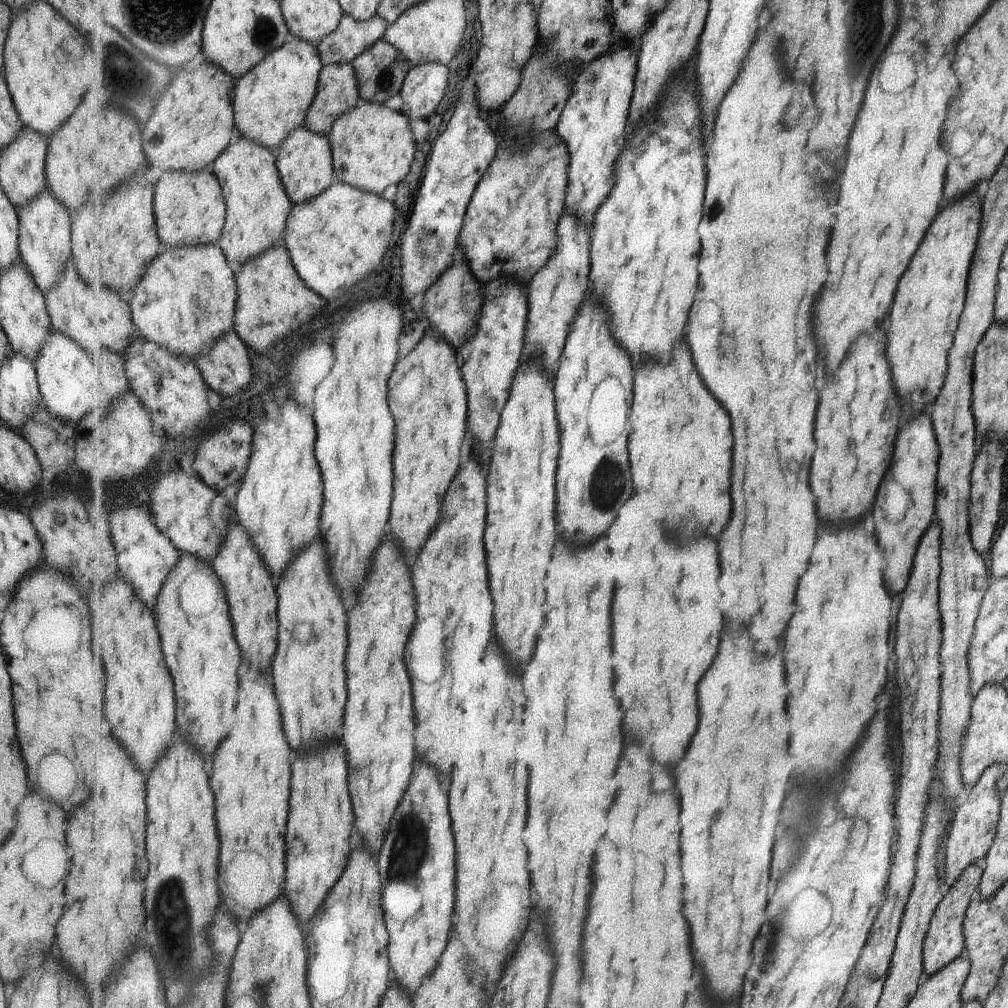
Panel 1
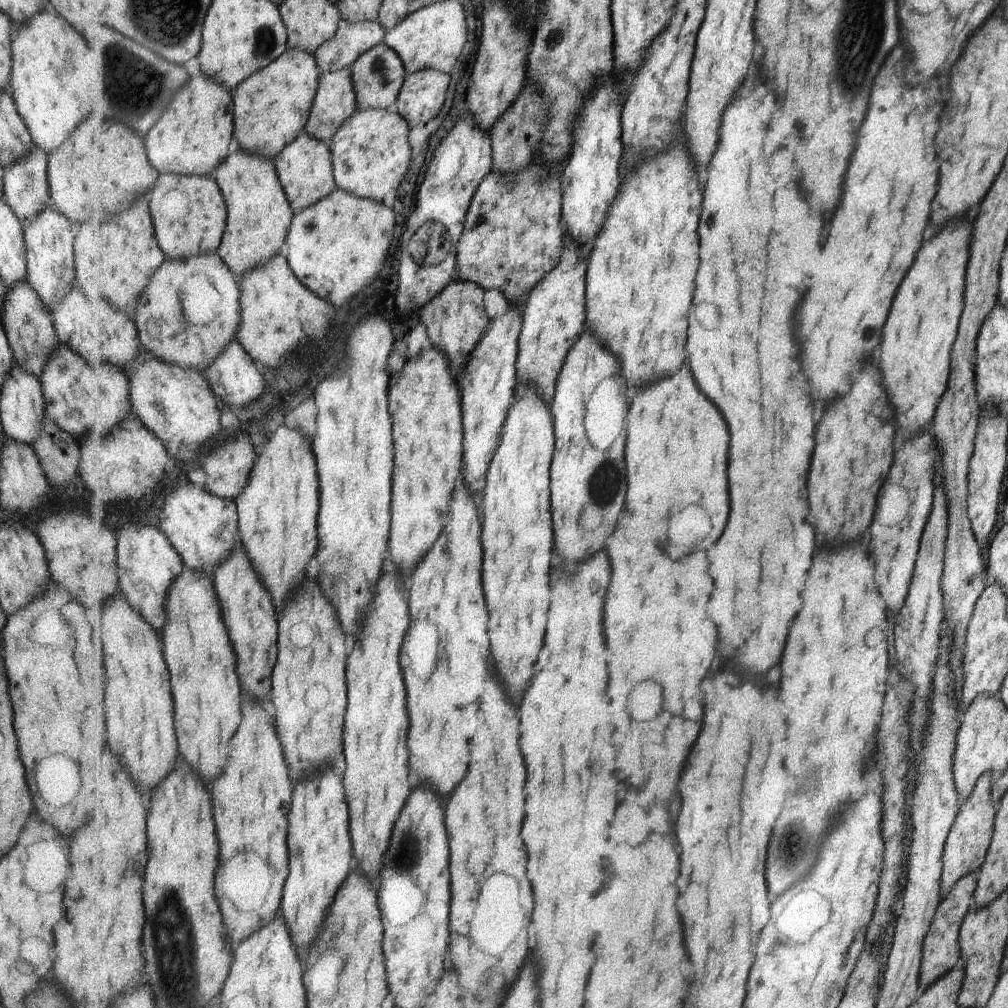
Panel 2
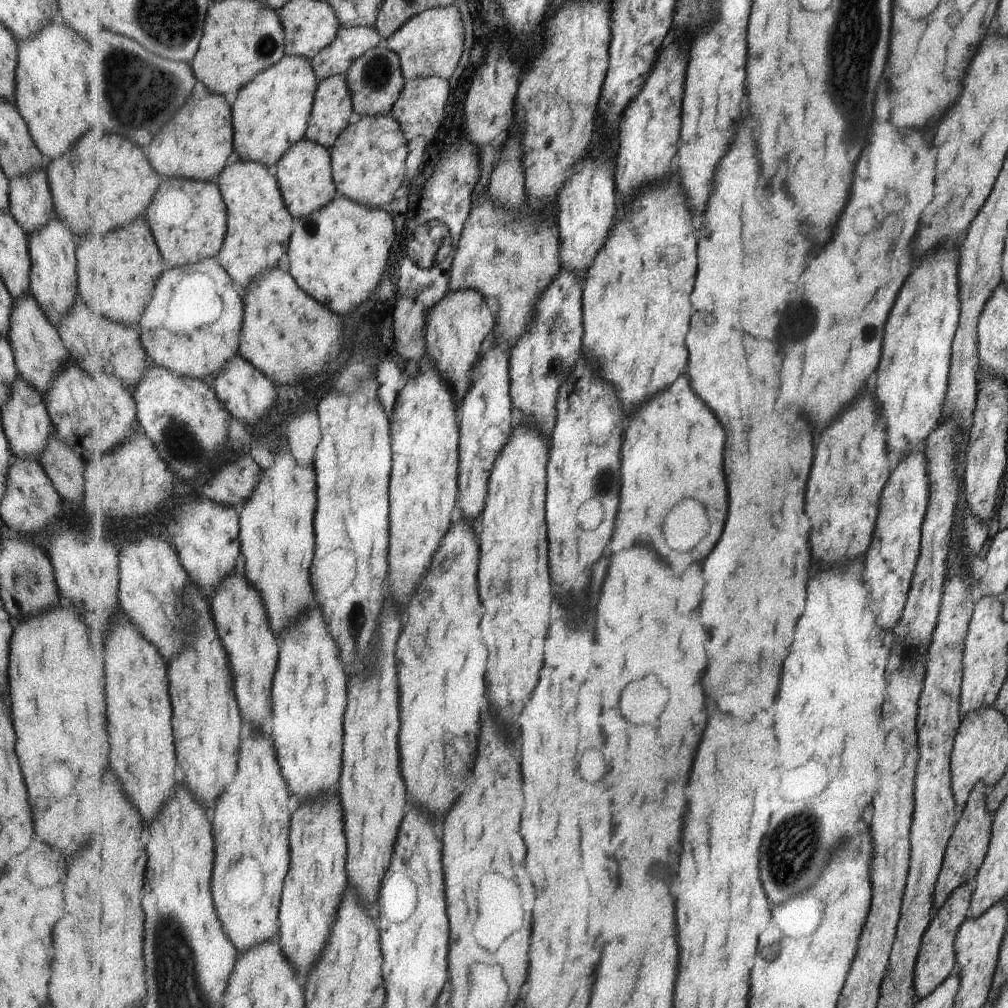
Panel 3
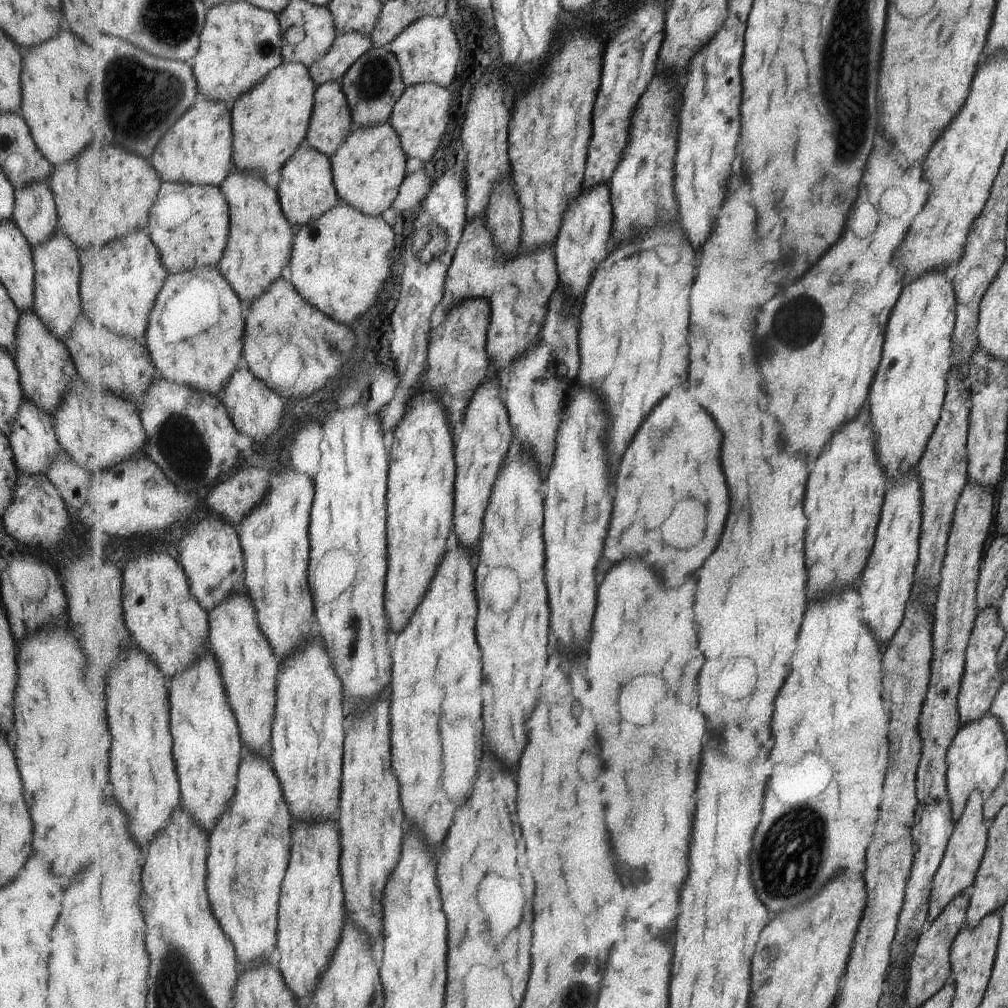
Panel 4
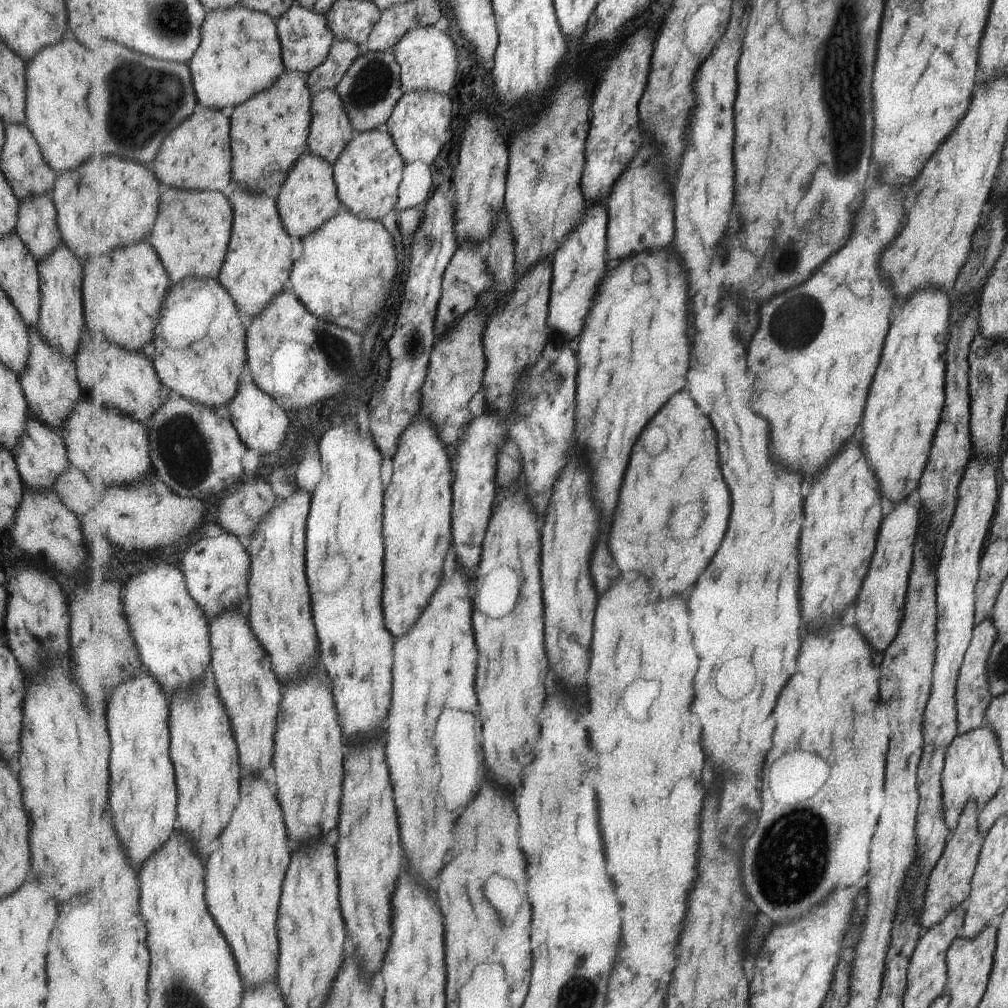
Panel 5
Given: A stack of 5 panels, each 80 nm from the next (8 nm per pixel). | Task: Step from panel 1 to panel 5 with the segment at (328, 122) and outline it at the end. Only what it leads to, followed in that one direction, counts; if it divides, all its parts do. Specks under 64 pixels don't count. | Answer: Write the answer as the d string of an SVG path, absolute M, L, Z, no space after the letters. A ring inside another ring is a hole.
M335 89L313 97L312 117L308 148L334 165L355 136L350 115Z

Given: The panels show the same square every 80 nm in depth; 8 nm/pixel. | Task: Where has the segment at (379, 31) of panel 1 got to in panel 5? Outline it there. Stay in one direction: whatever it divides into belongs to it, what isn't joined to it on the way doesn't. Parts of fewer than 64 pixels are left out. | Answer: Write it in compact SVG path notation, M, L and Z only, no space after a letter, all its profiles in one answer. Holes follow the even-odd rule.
M335 40L327 62L306 74L306 83L310 86L312 96L324 90L337 88L337 84L343 80L347 70L364 50L354 42Z

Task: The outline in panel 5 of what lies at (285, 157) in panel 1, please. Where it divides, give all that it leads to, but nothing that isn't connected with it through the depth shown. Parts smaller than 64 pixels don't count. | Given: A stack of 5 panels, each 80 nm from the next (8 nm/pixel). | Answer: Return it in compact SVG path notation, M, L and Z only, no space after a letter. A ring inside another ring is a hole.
M309 148L291 170L286 185L282 186L275 195L283 226L291 236L299 239L313 234L315 230L319 230L323 224L345 210L334 179L334 165L327 159L314 155Z

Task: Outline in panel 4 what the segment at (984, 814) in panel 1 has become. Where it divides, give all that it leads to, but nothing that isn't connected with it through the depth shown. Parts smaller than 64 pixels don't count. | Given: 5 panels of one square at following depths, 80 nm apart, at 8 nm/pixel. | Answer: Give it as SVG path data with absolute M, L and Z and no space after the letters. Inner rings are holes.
M970 792L963 807L962 816L953 825L953 830L946 844L945 856L942 857L942 862L934 874L930 889L927 921L931 923L946 908L947 903L955 895L968 893L970 886L973 884L974 874L979 866L987 842L986 830L988 822L982 817L982 802L983 796L981 796L980 792Z

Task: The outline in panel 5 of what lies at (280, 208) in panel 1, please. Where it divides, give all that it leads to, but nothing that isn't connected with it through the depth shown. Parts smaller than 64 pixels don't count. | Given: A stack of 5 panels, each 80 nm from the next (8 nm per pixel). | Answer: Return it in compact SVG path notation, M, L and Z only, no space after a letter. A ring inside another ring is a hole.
M235 184L230 201L234 206L234 230L218 281L231 293L240 316L249 321L291 286L290 276L295 264L291 254L293 240L279 216L275 193L251 194Z

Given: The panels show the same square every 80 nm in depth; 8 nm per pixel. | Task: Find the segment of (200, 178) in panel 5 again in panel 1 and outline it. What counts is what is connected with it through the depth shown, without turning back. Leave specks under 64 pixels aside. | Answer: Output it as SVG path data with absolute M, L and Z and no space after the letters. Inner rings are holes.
M204 60L193 72L183 72L181 68L177 70L179 78L171 84L171 90L163 94L163 98L158 100L156 105L155 118L147 122L145 132L143 132L143 146L147 150L147 158L151 166L155 166L158 173L164 171L203 171L203 168L211 162L215 162L231 144L233 140L233 130L235 130L235 80L219 70L213 63Z

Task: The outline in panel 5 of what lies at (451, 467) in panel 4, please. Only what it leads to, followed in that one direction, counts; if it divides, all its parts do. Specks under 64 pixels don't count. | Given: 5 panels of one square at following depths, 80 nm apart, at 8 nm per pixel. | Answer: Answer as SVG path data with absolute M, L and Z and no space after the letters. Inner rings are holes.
M419 416L403 434L403 446L393 458L395 474L393 484L385 498L385 594L383 610L387 630L395 638L403 638L427 610L433 594L443 582L443 568L451 546L451 520L454 520L454 494L452 486L454 469L435 425Z

